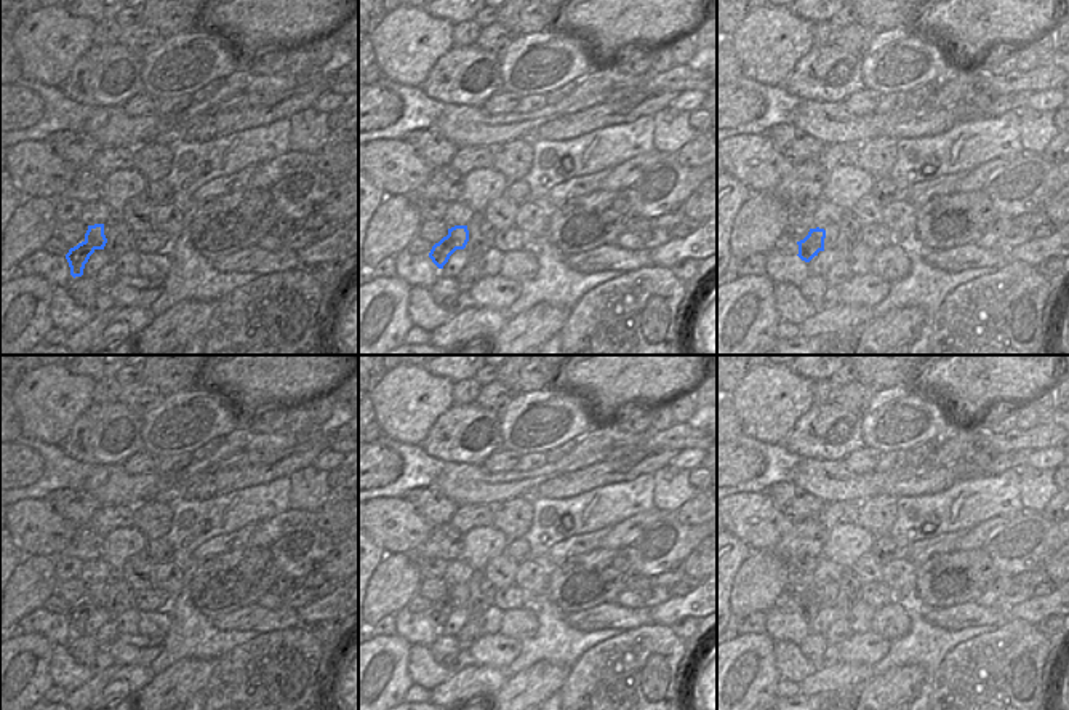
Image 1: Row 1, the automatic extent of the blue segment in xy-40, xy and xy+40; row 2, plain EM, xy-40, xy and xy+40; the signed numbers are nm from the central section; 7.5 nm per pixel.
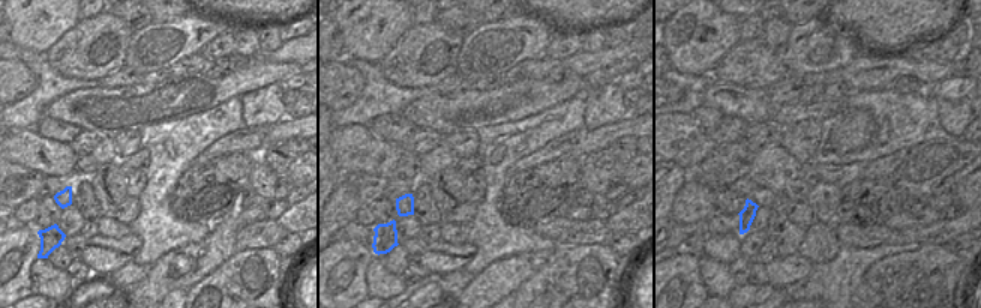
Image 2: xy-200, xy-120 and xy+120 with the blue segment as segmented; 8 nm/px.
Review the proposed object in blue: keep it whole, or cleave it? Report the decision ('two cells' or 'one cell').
two cells

